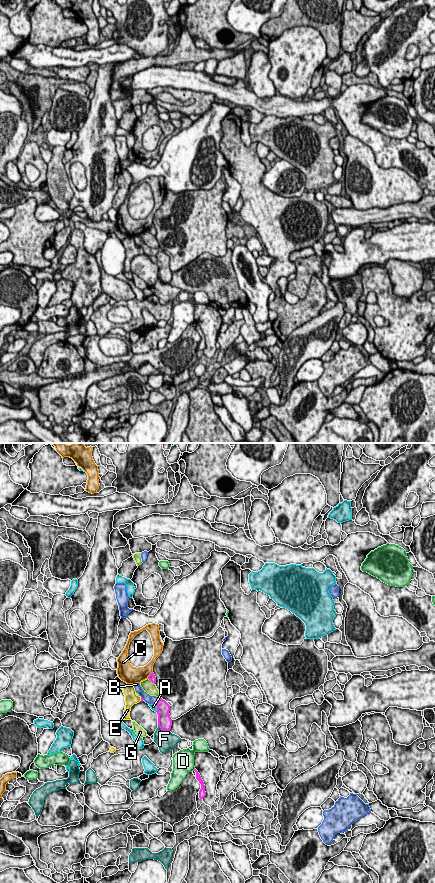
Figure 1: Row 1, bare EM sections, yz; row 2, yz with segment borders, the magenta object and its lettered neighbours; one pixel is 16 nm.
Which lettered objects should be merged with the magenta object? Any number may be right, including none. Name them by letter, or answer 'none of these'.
E

